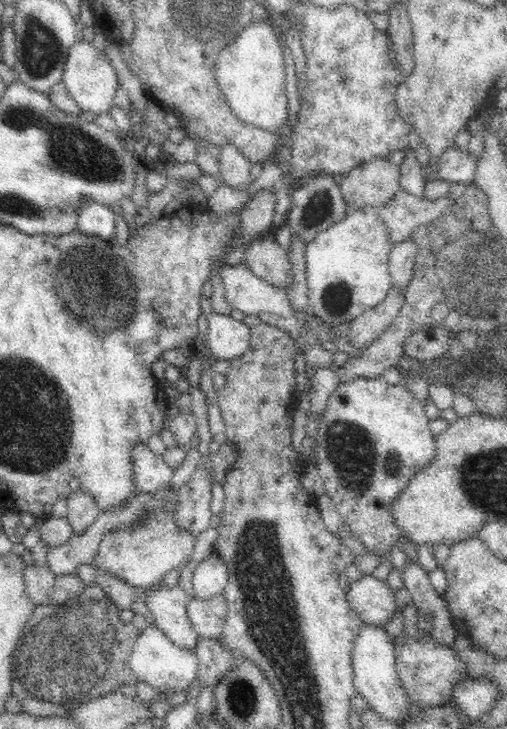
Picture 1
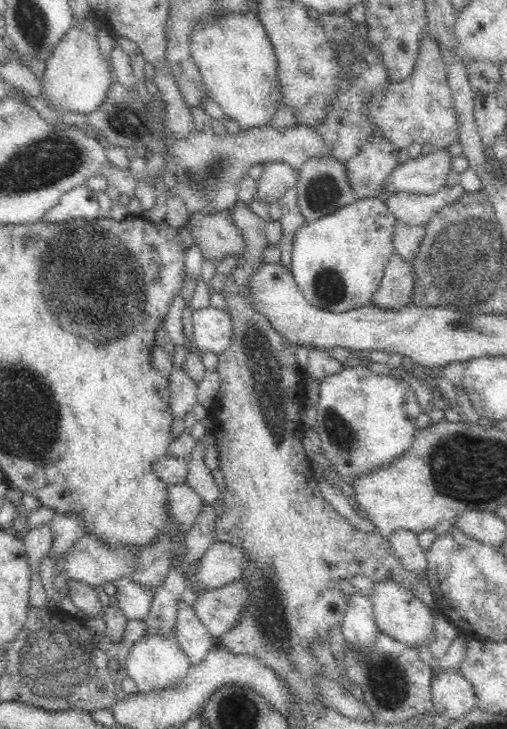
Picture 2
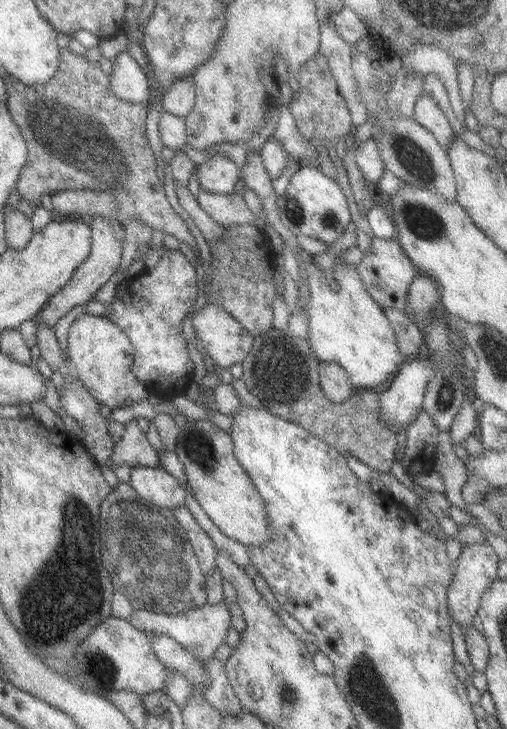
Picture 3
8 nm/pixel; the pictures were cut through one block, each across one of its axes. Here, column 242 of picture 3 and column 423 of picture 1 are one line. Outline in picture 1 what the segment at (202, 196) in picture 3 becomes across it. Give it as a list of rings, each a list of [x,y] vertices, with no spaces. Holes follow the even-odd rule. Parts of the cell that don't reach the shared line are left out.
[[[398,192],[390,204],[378,210],[382,224],[386,226],[392,244],[412,240],[414,232],[420,226],[426,226],[440,218],[444,212],[450,210],[454,200],[446,194],[444,198],[436,198],[434,202],[424,200],[422,196],[414,196],[408,192]]]

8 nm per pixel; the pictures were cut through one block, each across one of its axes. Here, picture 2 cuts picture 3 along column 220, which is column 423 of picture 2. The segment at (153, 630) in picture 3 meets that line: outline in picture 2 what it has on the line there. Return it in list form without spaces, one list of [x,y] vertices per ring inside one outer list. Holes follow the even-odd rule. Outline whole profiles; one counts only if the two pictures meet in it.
[[[386,580],[386,582],[376,582],[374,590],[370,590],[370,602],[372,602],[372,610],[374,610],[374,618],[376,624],[380,628],[380,632],[384,632],[386,636],[410,646],[410,648],[418,648],[418,646],[428,646],[430,640],[434,640],[434,612],[430,606],[426,606],[418,596],[414,596],[410,590],[406,590],[404,586],[400,586],[398,582]]]

